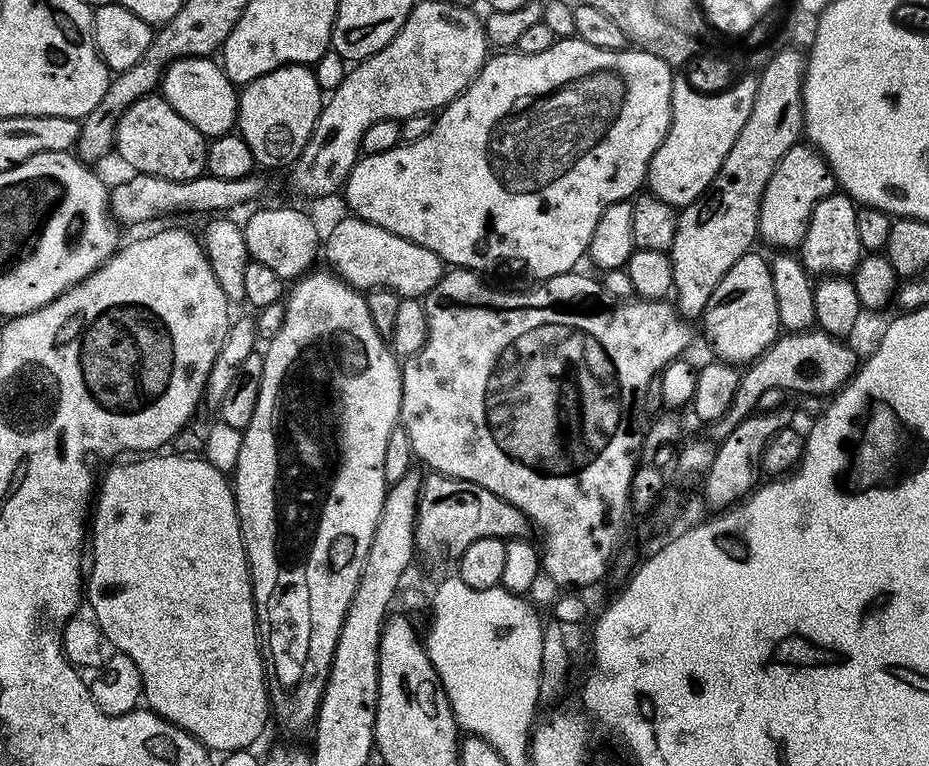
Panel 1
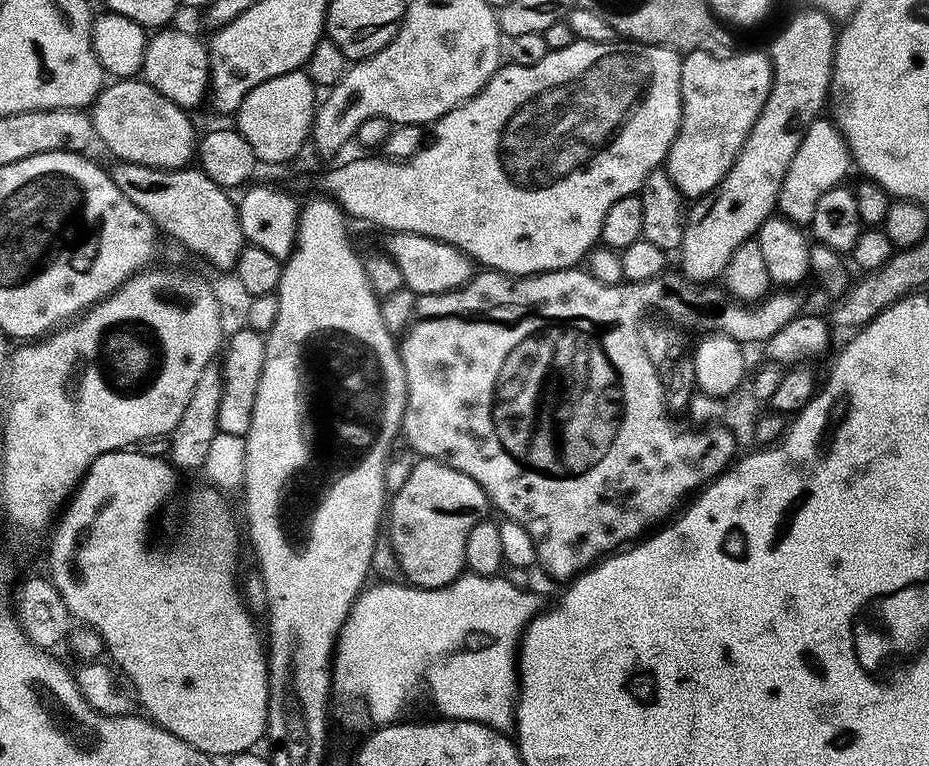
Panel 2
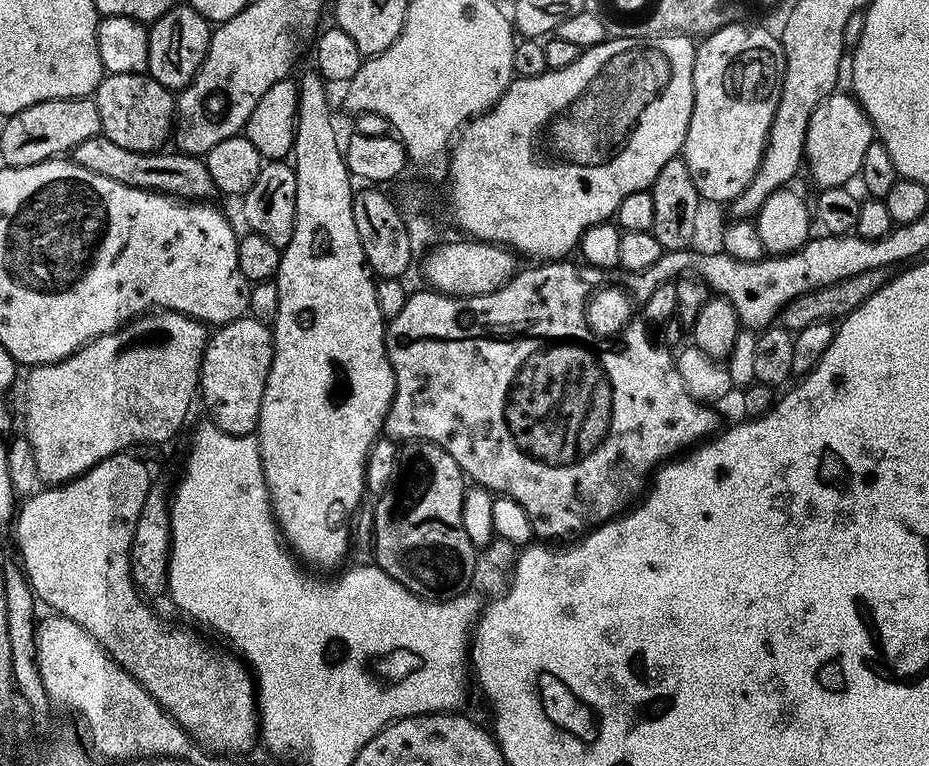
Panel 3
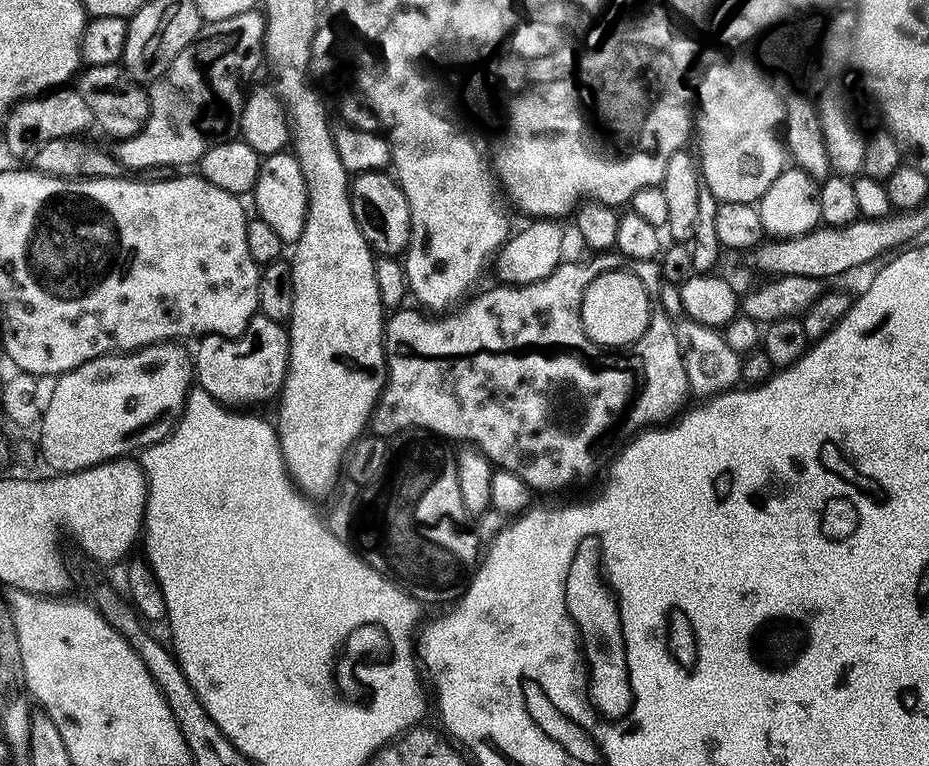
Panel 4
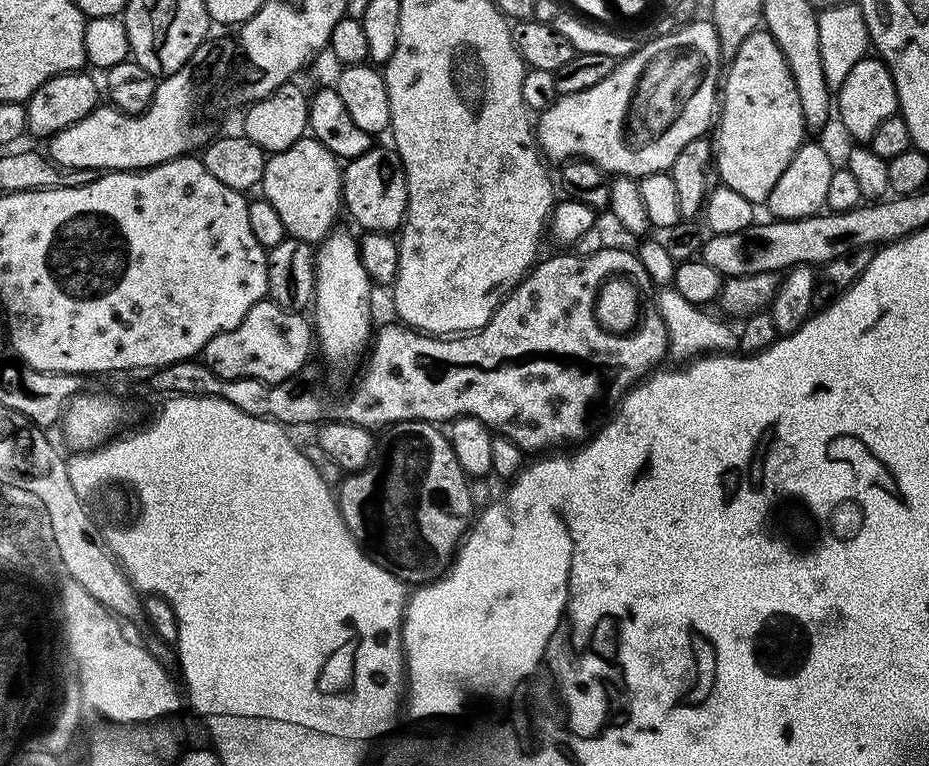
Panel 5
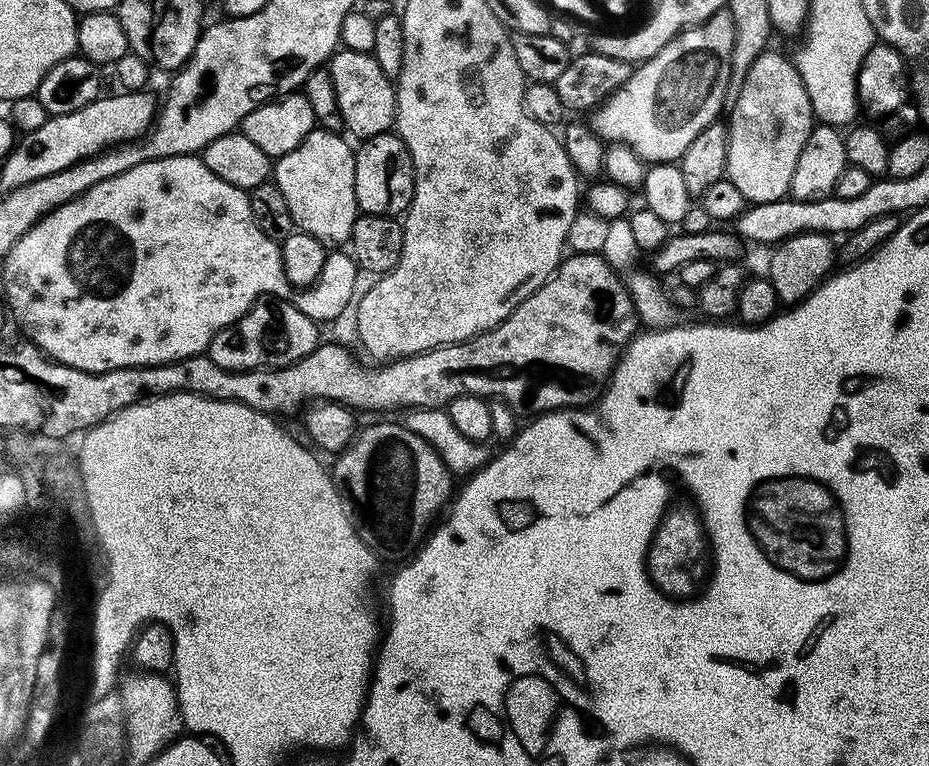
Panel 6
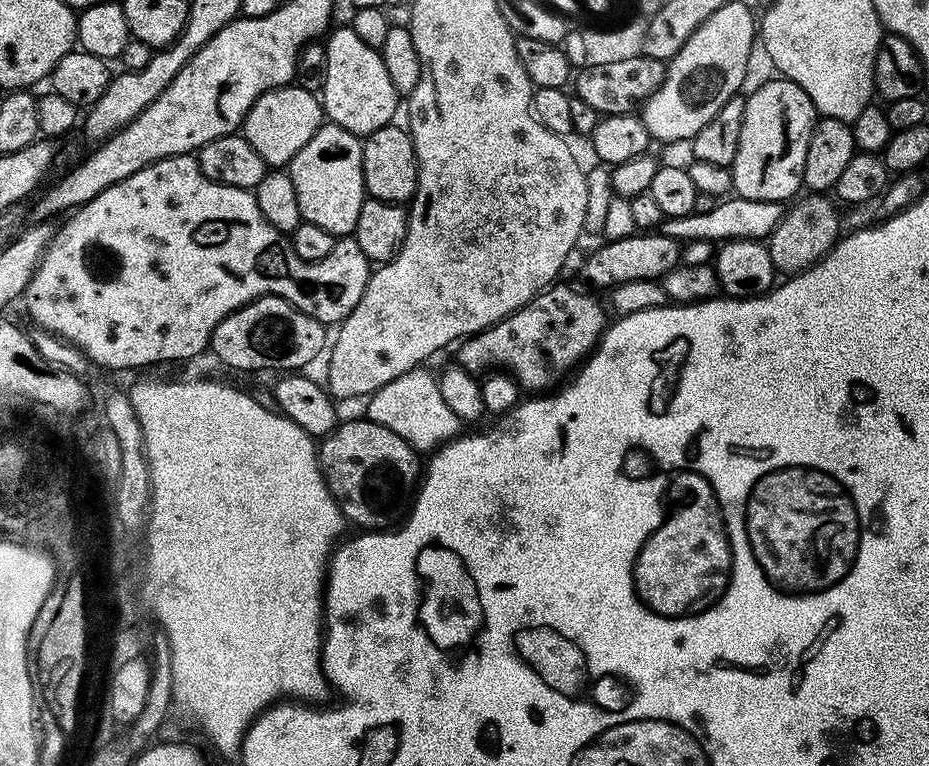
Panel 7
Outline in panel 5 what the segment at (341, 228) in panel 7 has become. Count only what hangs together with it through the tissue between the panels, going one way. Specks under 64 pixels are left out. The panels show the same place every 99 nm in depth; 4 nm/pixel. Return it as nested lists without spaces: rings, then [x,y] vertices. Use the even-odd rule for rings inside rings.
[[[305,134],[298,142],[294,142],[294,146],[271,153],[265,159],[258,188],[264,191],[261,192],[263,199],[282,220],[287,235],[316,246],[333,227],[332,219],[342,212],[341,175],[342,164],[335,154],[326,150],[326,146],[322,146],[315,136]]]

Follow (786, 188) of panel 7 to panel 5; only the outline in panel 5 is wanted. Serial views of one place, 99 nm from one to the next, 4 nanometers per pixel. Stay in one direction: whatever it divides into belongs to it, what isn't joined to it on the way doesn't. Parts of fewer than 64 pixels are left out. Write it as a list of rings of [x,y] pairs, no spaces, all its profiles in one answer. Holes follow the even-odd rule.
[[[767,30],[752,32],[742,42],[737,56],[727,65],[726,75],[722,80],[722,103],[718,108],[718,127],[715,132],[714,169],[720,176],[721,185],[730,190],[738,190],[738,194],[742,194],[742,198],[747,200],[767,201],[770,190],[774,190],[774,182],[782,178],[782,170],[790,166],[790,158],[794,158],[794,154],[806,140],[802,105],[794,78],[791,77],[782,50]]]

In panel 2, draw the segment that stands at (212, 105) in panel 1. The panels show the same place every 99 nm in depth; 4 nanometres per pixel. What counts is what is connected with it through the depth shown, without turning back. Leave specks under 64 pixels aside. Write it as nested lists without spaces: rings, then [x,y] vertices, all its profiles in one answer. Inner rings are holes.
[[[175,28],[159,29],[147,41],[142,67],[143,79],[163,97],[185,110],[193,110],[207,97],[211,85],[207,45],[194,35]]]

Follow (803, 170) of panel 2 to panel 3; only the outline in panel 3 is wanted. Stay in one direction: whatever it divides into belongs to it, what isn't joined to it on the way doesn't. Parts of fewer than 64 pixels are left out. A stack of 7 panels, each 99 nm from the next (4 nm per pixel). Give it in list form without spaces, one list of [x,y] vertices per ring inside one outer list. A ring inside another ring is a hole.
[[[837,90],[829,94],[817,106],[814,114],[810,114],[810,126],[806,130],[804,143],[806,172],[812,175],[813,182],[820,190],[851,185],[851,180],[855,181],[860,175],[866,146],[874,142],[872,123],[868,121],[868,116],[855,96],[844,92]]]

